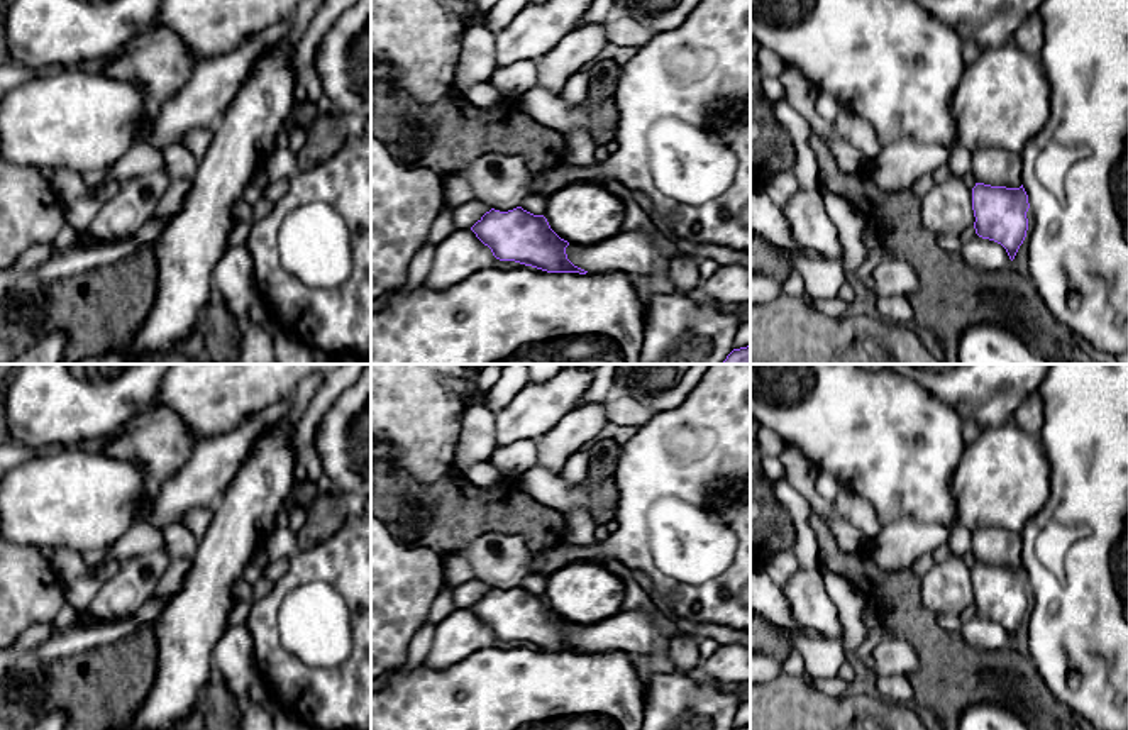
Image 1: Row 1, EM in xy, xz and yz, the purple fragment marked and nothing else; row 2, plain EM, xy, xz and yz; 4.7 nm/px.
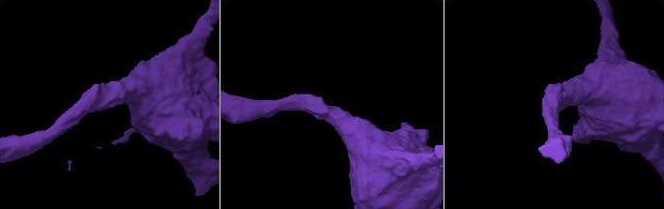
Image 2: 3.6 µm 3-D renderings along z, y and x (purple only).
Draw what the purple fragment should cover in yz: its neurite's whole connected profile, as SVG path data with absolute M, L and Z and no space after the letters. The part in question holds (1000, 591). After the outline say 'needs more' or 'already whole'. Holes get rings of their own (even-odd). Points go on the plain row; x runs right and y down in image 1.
M976 562L972 567L974 608L982 618L1001 623L1013 640L1028 610L1028 574L1023 567Z | already whole

